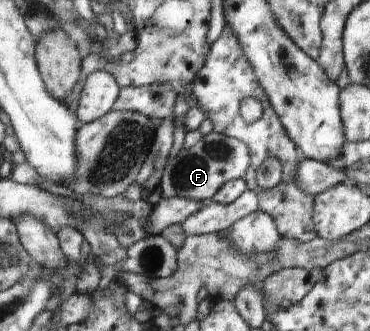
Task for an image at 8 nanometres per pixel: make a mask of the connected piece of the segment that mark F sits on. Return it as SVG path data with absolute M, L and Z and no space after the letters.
M212 131L190 147L183 147L176 157L167 161L159 183L159 191L163 199L168 200L174 197L193 199L202 202L205 199L212 199L217 190L228 181L242 178L250 164L250 155L247 145L238 139L224 136Z

